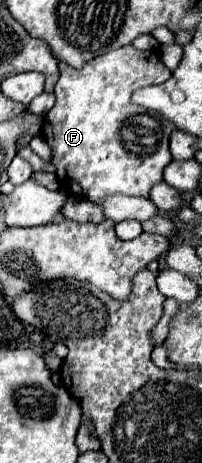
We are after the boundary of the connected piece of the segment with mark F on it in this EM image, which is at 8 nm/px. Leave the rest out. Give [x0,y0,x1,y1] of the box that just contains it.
[41,44,175,204]

